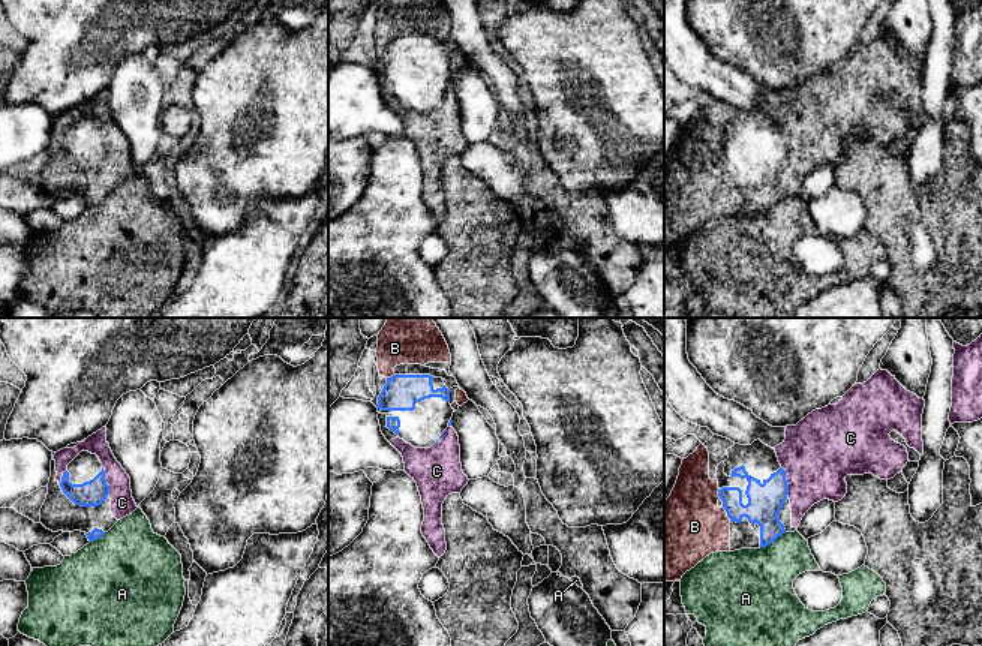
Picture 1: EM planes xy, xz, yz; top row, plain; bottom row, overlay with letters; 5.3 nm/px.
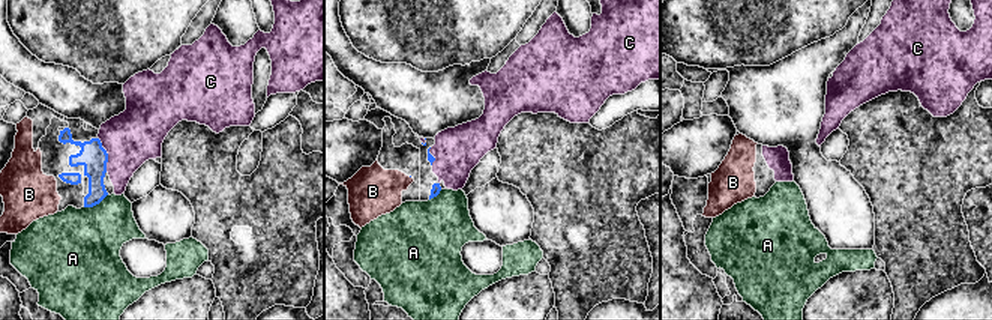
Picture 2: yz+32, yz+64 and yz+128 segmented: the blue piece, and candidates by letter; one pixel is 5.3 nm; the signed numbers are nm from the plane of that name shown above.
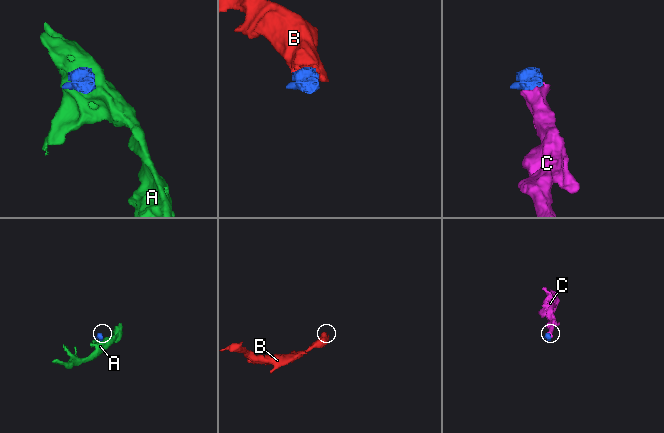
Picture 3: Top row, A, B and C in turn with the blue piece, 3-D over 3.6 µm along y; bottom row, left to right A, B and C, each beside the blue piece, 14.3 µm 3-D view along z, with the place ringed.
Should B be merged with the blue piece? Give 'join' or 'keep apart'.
join

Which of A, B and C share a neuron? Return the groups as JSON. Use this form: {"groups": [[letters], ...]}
{"groups": [["A"], ["B", "C"]]}

